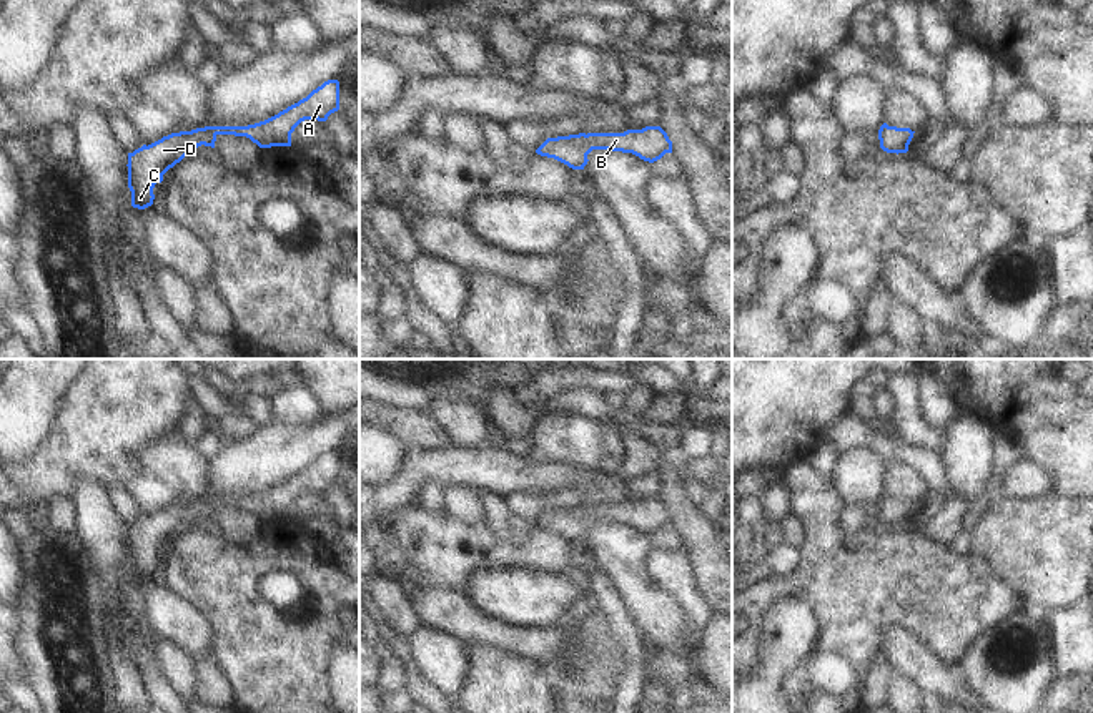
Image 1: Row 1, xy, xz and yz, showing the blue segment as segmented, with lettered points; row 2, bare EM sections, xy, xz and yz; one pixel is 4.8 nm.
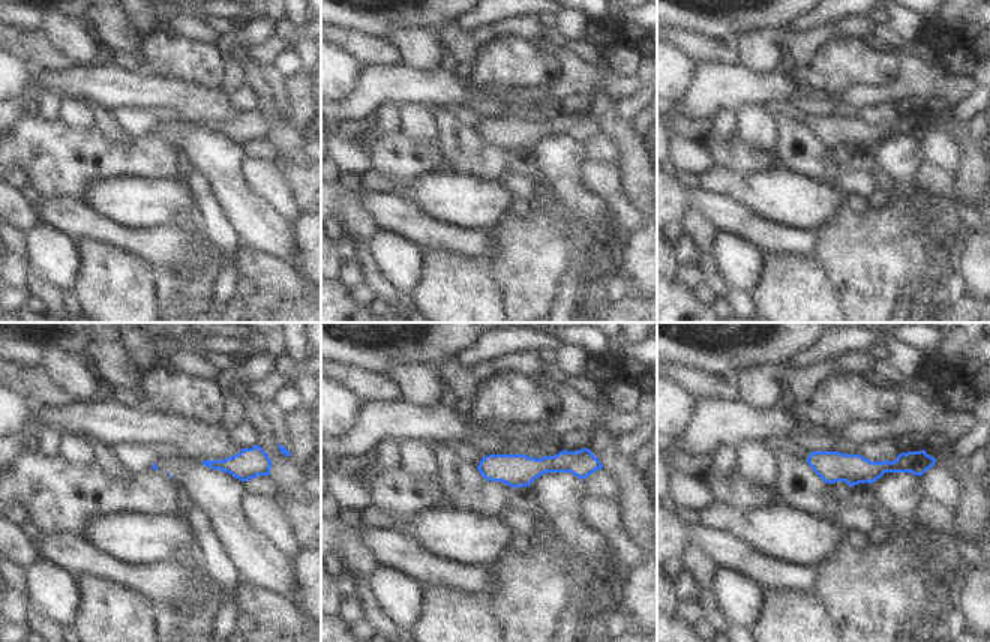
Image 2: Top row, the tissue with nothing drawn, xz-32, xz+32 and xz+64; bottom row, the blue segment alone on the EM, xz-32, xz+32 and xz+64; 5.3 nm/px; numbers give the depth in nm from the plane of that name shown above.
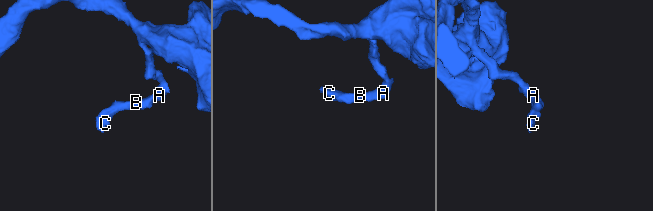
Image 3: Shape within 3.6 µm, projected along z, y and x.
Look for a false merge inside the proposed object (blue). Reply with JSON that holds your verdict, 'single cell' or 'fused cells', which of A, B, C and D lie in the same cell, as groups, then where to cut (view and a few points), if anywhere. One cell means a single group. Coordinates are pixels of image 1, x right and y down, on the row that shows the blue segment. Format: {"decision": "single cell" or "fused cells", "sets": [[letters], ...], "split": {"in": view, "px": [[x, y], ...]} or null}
{"decision": "single cell", "sets": [["A", "B", "C", "D"]], "split": null}

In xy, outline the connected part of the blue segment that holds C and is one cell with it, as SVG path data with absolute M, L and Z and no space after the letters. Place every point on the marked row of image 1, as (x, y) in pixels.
M328 80L306 98L278 115L248 126L205 126L180 131L143 145L128 153L128 188L131 206L145 209L153 204L153 188L163 175L201 145L215 148L218 135L246 136L260 148L291 146L291 133L304 120L326 121L339 110L339 81Z

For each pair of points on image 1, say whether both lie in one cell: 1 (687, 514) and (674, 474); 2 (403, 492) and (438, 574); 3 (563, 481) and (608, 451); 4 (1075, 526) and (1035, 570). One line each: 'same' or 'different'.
1: same
2: different
3: different
4: same

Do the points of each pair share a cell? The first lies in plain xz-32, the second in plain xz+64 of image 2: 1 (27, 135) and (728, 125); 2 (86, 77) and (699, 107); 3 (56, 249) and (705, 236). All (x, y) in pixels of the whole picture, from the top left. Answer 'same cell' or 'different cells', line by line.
1: different cells
2: same cell
3: different cells

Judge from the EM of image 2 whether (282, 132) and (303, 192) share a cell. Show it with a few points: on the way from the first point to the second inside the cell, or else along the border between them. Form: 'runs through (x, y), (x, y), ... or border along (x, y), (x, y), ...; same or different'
runs through (297, 147), (303, 165), (303, 177); same

